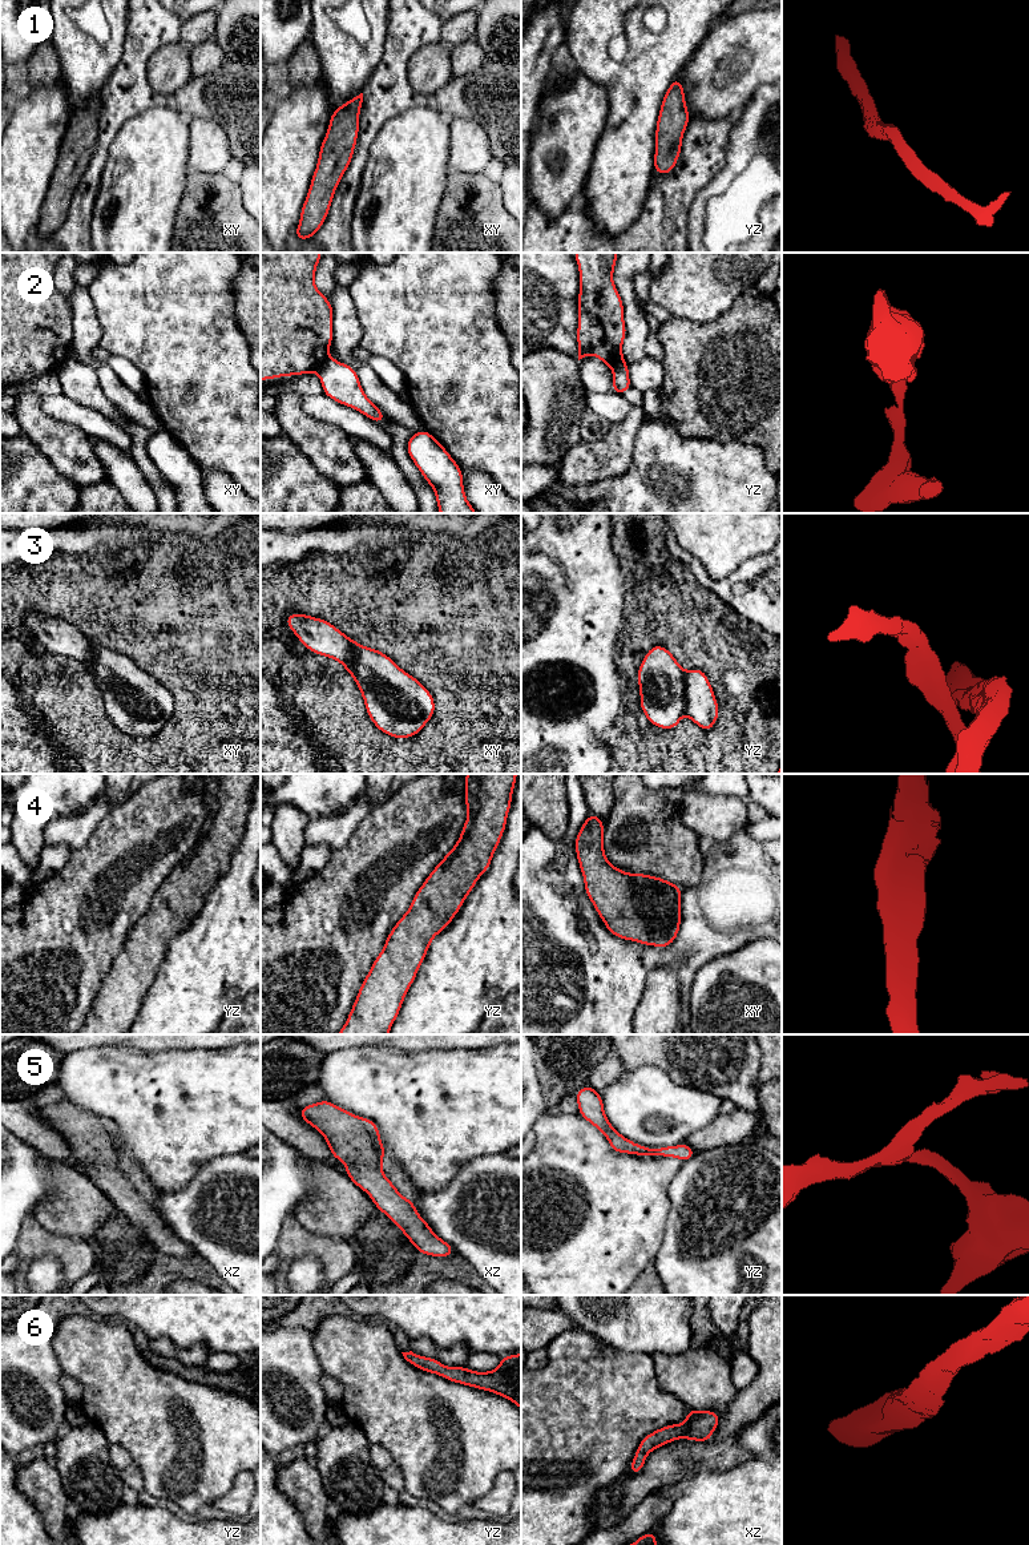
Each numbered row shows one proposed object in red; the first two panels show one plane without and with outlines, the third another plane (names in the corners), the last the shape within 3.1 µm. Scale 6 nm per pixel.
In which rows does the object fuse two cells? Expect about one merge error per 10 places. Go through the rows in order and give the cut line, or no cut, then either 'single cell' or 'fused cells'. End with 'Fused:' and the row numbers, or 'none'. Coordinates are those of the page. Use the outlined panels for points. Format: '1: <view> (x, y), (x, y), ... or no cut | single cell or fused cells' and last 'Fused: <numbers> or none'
1: no cut | single cell
2: xy (330, 358), (317, 371) | fused cells
3: no cut | single cell
4: no cut | single cell
5: no cut | single cell
6: no cut | single cell
Fused: 2

